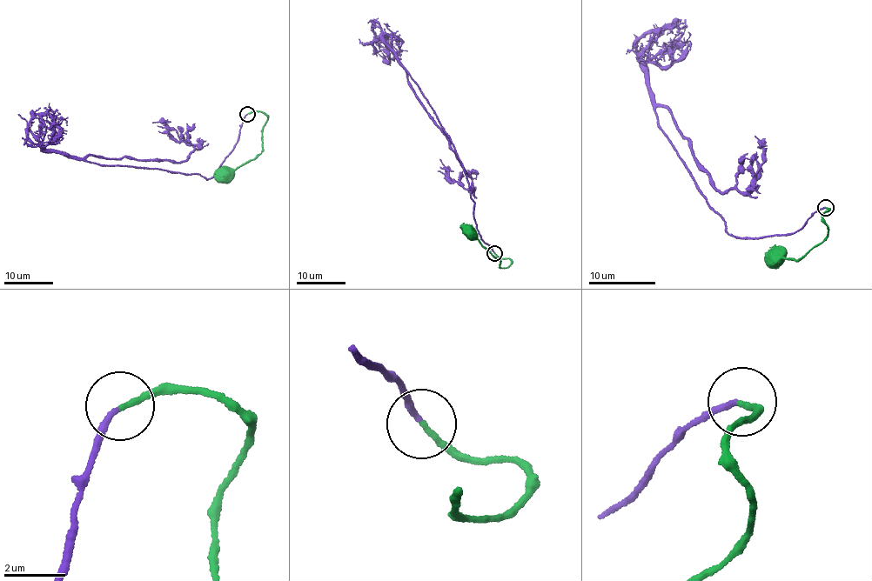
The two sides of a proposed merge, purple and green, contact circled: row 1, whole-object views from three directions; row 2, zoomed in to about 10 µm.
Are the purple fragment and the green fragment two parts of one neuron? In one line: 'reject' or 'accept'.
accept

